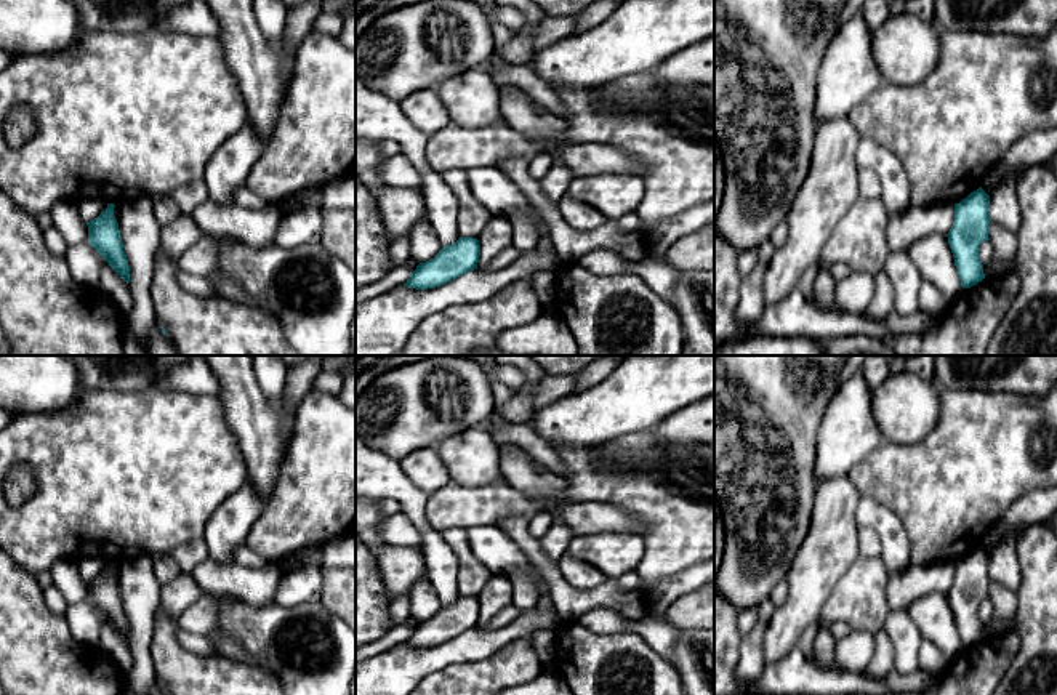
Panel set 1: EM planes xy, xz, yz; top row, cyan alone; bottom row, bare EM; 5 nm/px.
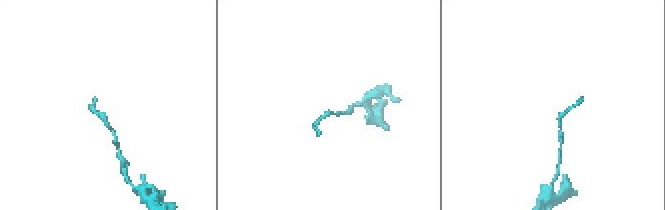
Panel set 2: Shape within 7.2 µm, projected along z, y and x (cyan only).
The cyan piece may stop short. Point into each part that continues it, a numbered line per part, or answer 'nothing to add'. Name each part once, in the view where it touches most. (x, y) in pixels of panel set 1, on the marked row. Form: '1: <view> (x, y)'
nothing to add

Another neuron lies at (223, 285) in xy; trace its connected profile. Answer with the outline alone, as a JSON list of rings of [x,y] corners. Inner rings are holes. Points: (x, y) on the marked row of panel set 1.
[[[215,269],[211,274],[208,274],[207,279],[211,282],[218,296],[255,304],[247,291],[234,279],[227,277],[219,269]]]

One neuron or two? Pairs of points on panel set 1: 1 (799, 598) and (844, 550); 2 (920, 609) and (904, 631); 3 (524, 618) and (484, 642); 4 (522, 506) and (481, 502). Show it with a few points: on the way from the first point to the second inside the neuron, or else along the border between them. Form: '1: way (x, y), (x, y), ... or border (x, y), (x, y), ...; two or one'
1: way (809, 586), (833, 561); one
2: border (907, 610), (924, 639); two
3: way (514, 628), (494, 641); one
4: way (513, 503), (490, 502); one

